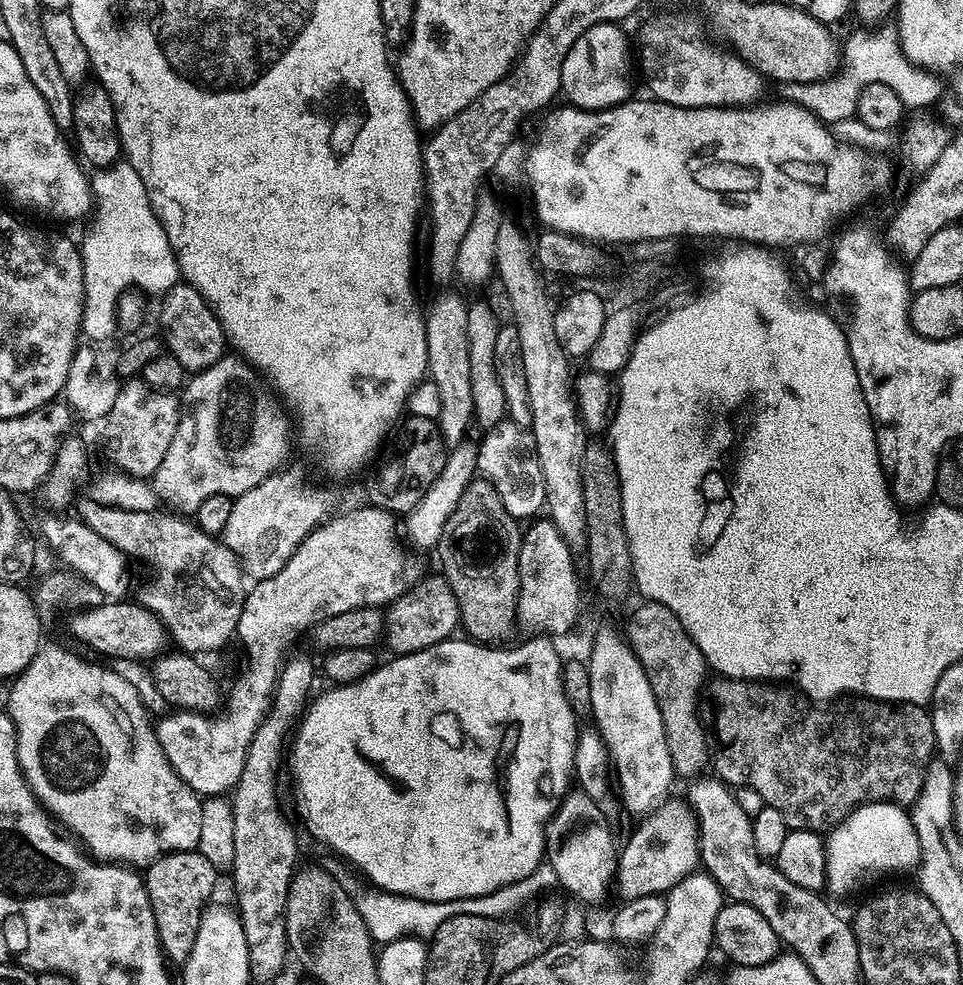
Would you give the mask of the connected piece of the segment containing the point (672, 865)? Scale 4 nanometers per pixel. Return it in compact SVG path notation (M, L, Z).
M665 798L643 817L644 820L632 832L628 841L623 841L616 861L615 883L620 884L620 900L627 902L639 896L659 896L666 894L682 878L692 875L700 864L700 821L696 819L696 811L687 799L672 800Z

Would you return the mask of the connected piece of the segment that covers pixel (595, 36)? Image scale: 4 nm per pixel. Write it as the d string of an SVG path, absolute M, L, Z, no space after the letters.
M604 21L582 34L563 62L561 93L573 107L588 111L612 108L631 97L628 40L617 23Z

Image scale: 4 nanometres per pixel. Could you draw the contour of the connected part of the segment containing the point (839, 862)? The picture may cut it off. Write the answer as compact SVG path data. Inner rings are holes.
M887 802L853 808L841 824L827 833L825 860L826 888L836 896L854 891L871 876L915 869L920 863L920 842L911 815L901 805Z

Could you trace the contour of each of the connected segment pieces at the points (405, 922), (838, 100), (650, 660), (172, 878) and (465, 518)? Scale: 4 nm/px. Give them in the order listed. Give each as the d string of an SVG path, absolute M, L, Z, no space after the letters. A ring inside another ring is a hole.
M544 862L535 868L530 875L514 882L510 886L502 886L485 896L474 898L462 898L461 900L419 900L413 896L399 896L393 892L386 892L382 888L367 886L360 892L355 882L345 879L343 886L349 896L356 901L356 909L366 926L366 930L372 935L377 945L383 946L400 940L403 936L415 936L417 938L430 938L446 922L446 918L454 918L458 914L474 914L478 918L494 918L503 920L515 917L519 908L524 908L535 896L548 892L557 887L558 881L551 864Z
M886 29L860 30L864 32L854 33L845 44L842 44L838 67L832 75L810 83L775 83L775 97L785 103L802 105L827 124L851 119L856 113L856 98L862 87L875 82L890 87L890 90L898 94L898 98L907 109L924 110L933 107L932 104L941 96L942 90L944 91L943 83L933 73L912 65L901 50L895 31Z
M644 600L640 604L630 616L626 638L642 662L658 702L673 773L688 778L707 768L710 760L708 734L699 711L700 693L708 678L705 656L669 607L656 601Z
M197 850L168 852L147 865L143 873L144 889L148 892L150 906L154 910L160 947L163 955L171 963L173 960L176 966L184 965L190 950L194 950L194 938L198 938L198 922L206 905L213 899L211 896L216 888L216 877L216 868Z
M481 476L475 477L462 492L439 536L434 552L438 554L441 575L456 598L461 627L475 643L499 643L514 626L522 536L519 521L506 510L493 484Z

